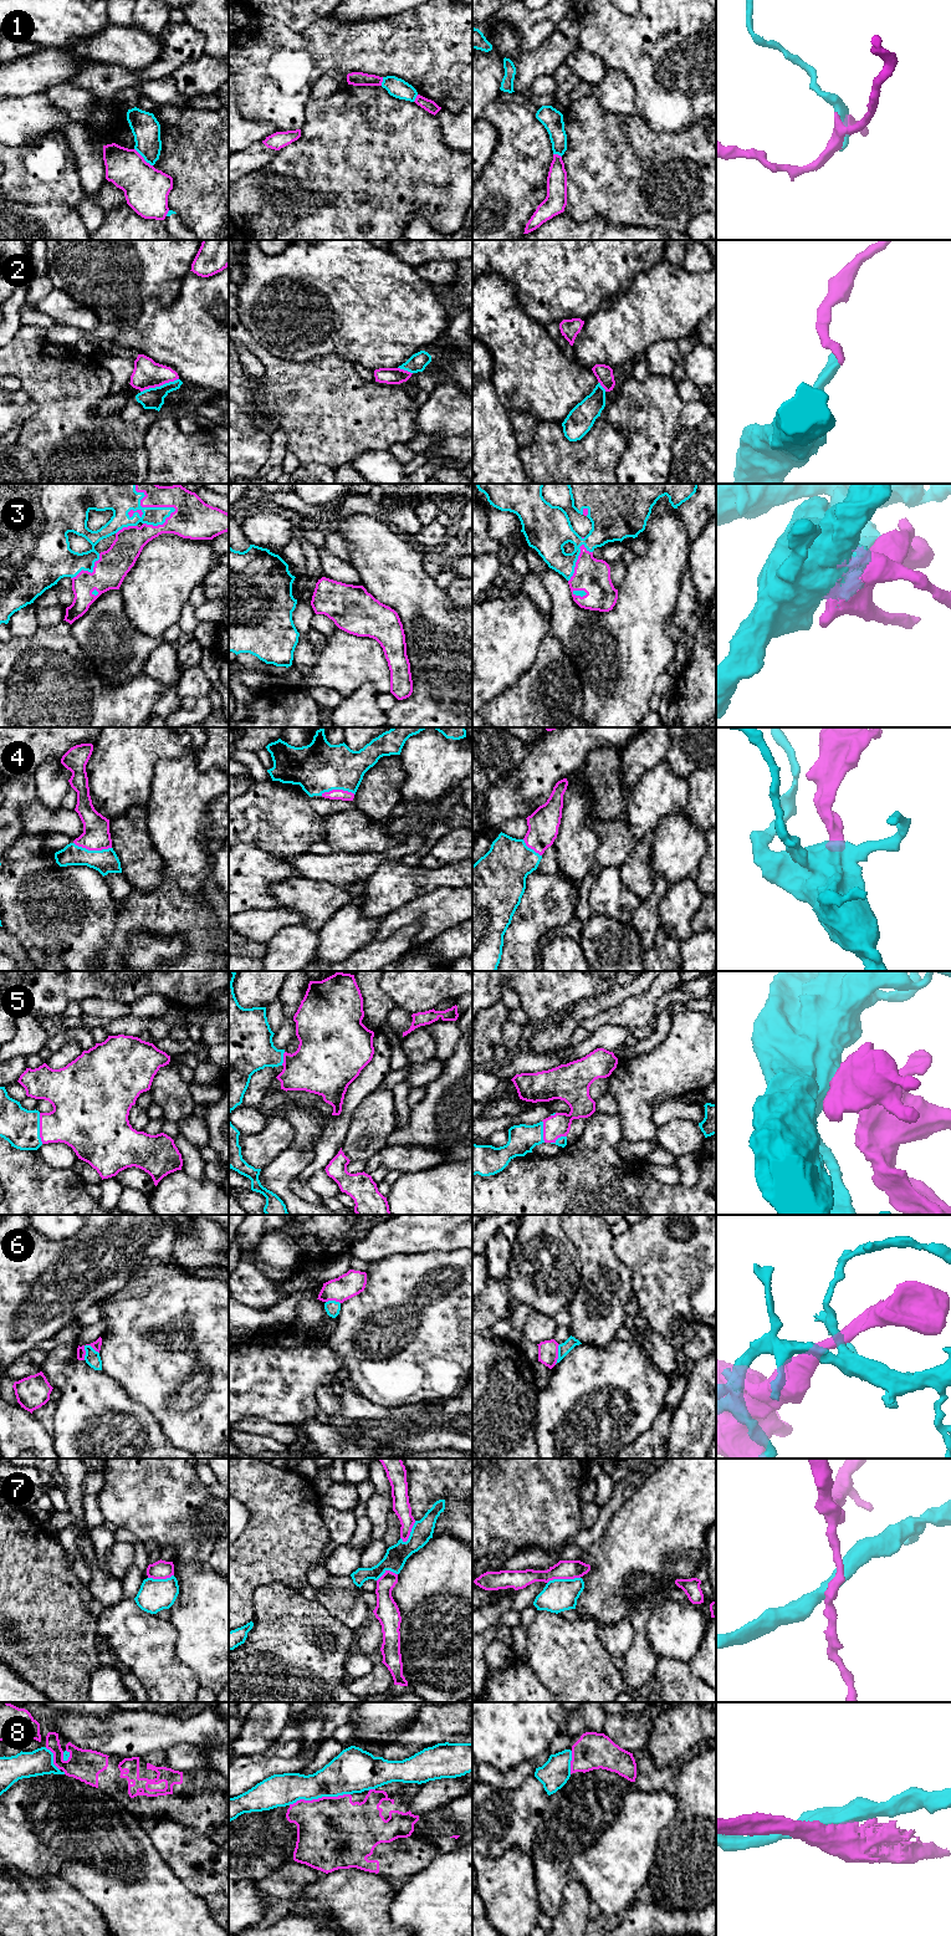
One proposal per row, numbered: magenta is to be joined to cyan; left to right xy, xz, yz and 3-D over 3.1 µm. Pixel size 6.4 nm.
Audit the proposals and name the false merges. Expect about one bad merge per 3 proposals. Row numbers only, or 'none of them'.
1, 6, 7, 8

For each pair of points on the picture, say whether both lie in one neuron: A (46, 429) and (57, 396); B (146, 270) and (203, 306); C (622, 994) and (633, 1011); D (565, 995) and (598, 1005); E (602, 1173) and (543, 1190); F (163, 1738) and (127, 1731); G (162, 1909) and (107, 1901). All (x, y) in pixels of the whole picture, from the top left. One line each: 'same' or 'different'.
A: same
B: different
C: different
D: different
E: same
F: same
G: same

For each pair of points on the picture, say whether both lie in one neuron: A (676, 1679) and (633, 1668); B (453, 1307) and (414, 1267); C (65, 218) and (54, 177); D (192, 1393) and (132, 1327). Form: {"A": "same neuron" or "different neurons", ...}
{"A": "different neurons", "B": "same neuron", "C": "different neurons", "D": "same neuron"}

